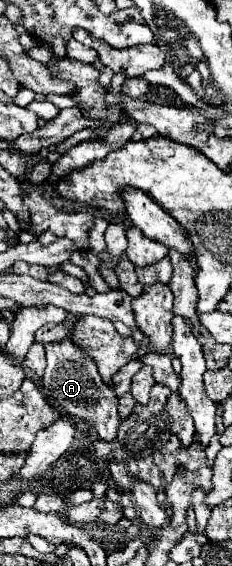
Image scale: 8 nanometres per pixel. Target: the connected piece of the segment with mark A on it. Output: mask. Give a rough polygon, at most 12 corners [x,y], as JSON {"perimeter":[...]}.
{"perimeter":[[72,333],[46,345],[42,393],[114,441],[118,399]]}

